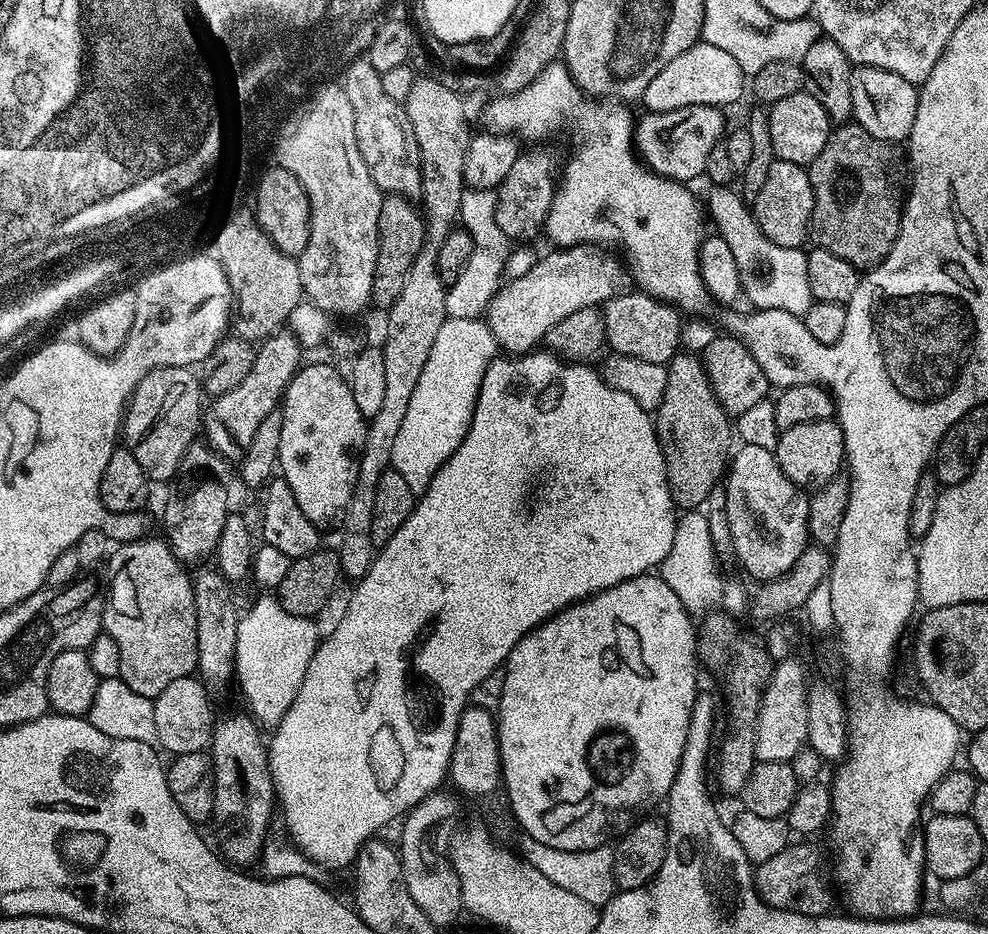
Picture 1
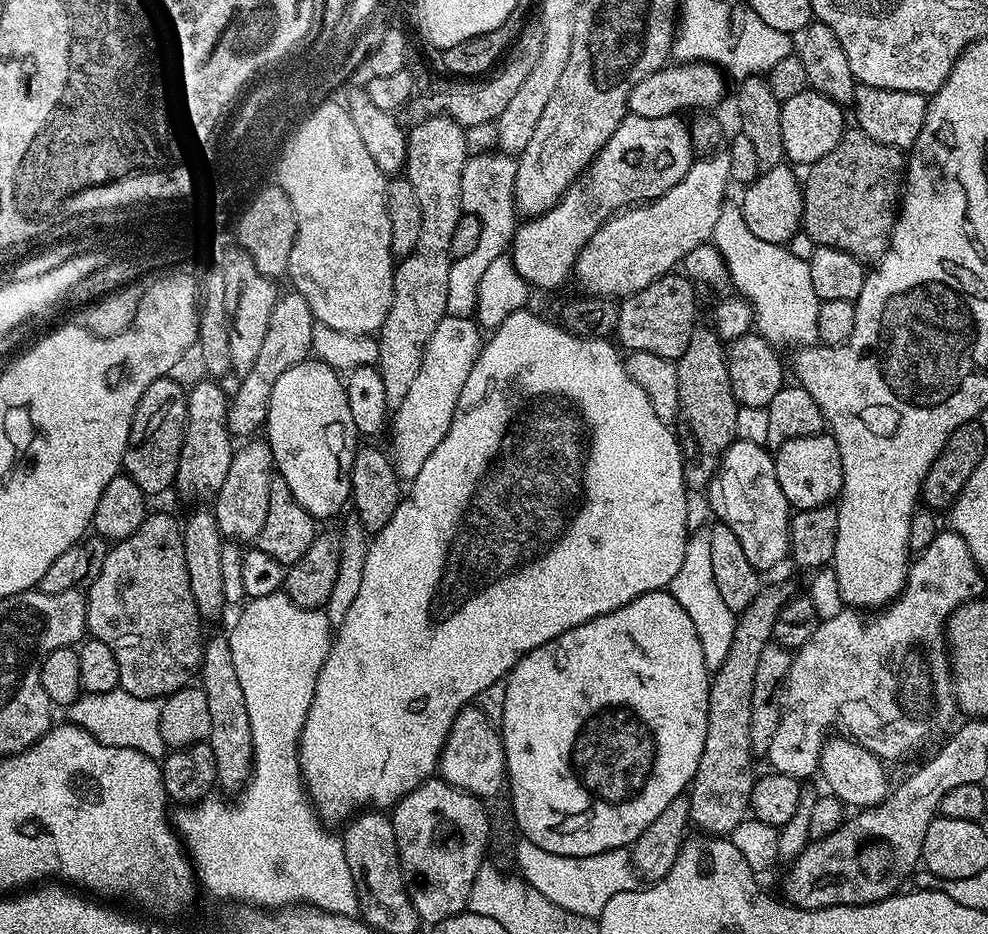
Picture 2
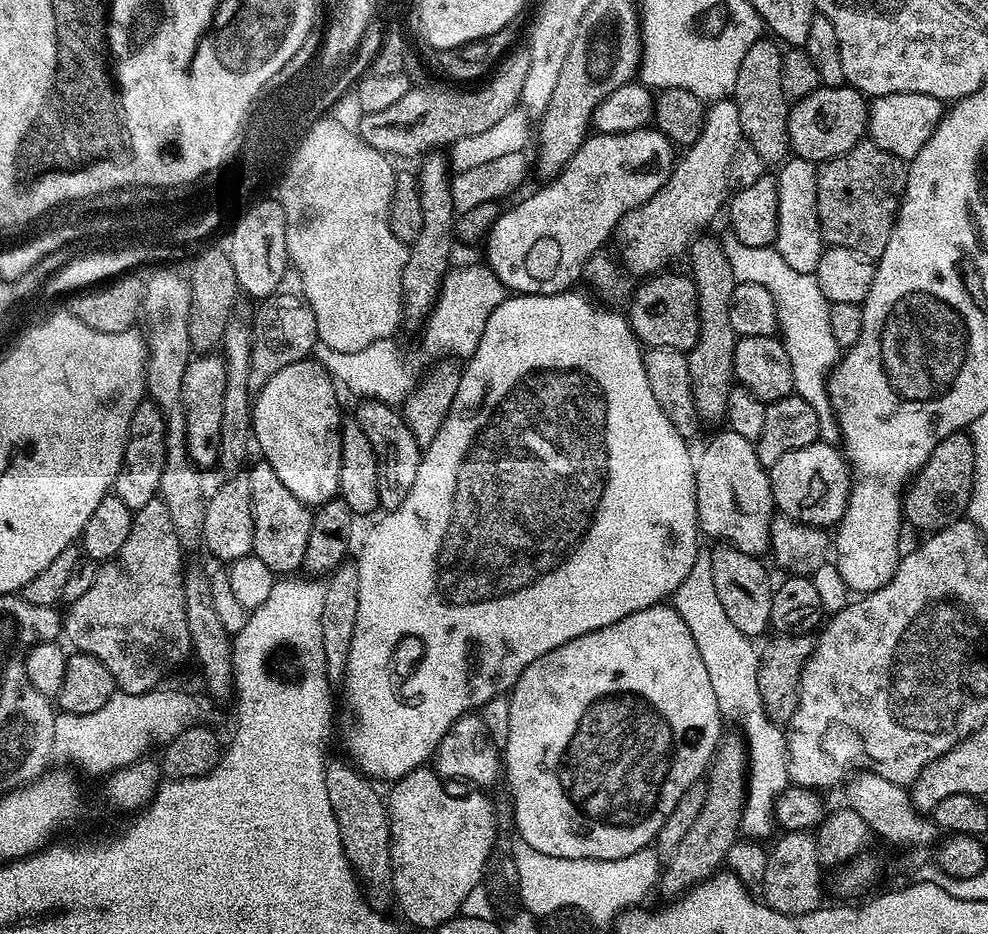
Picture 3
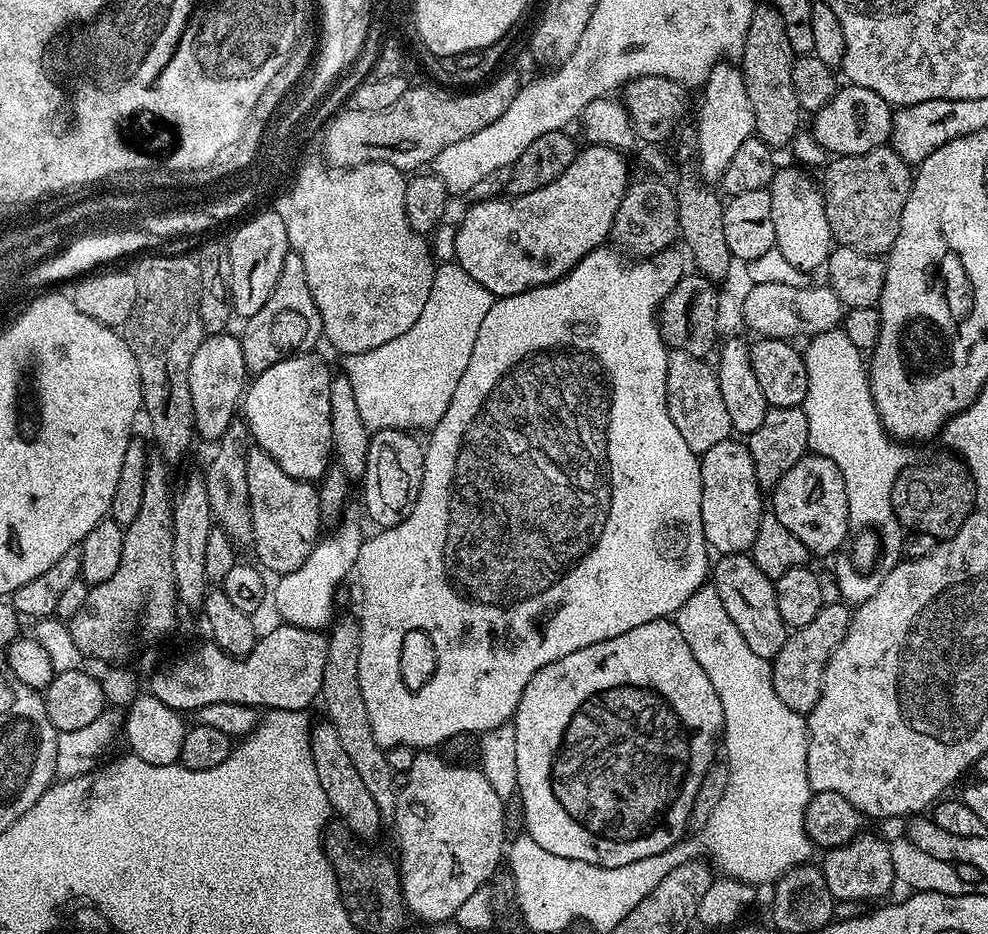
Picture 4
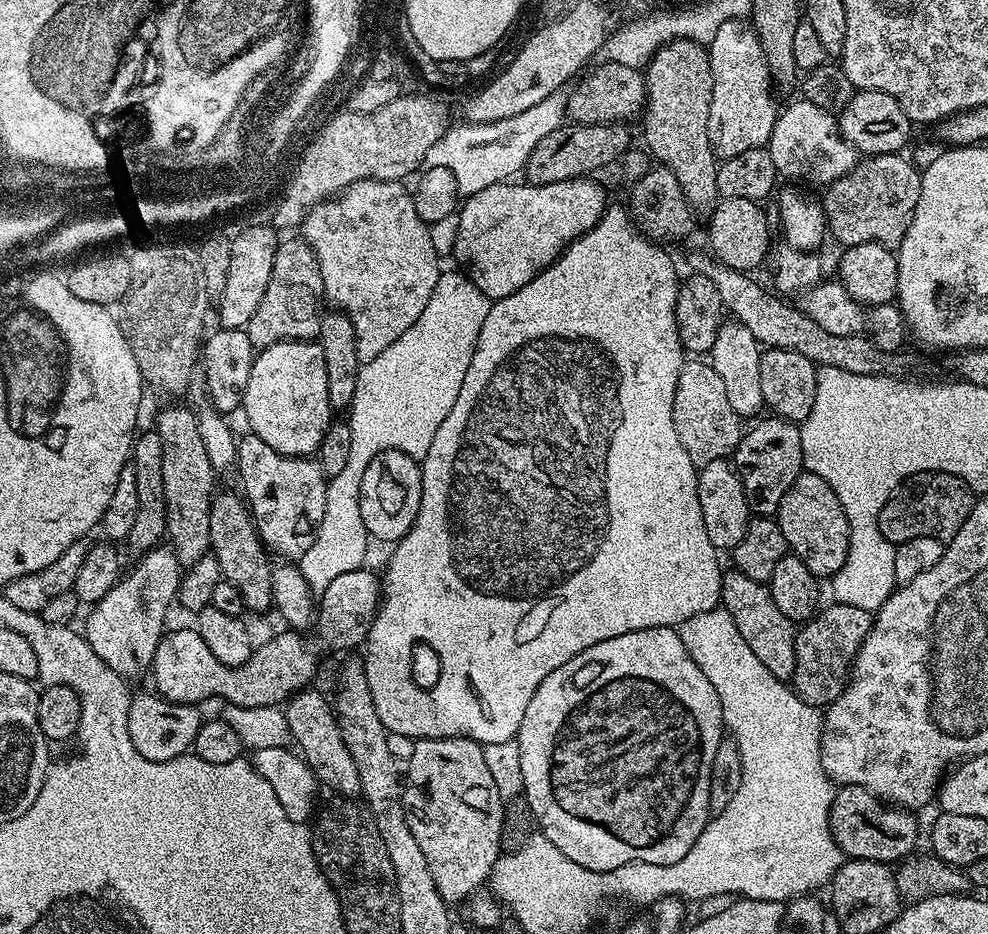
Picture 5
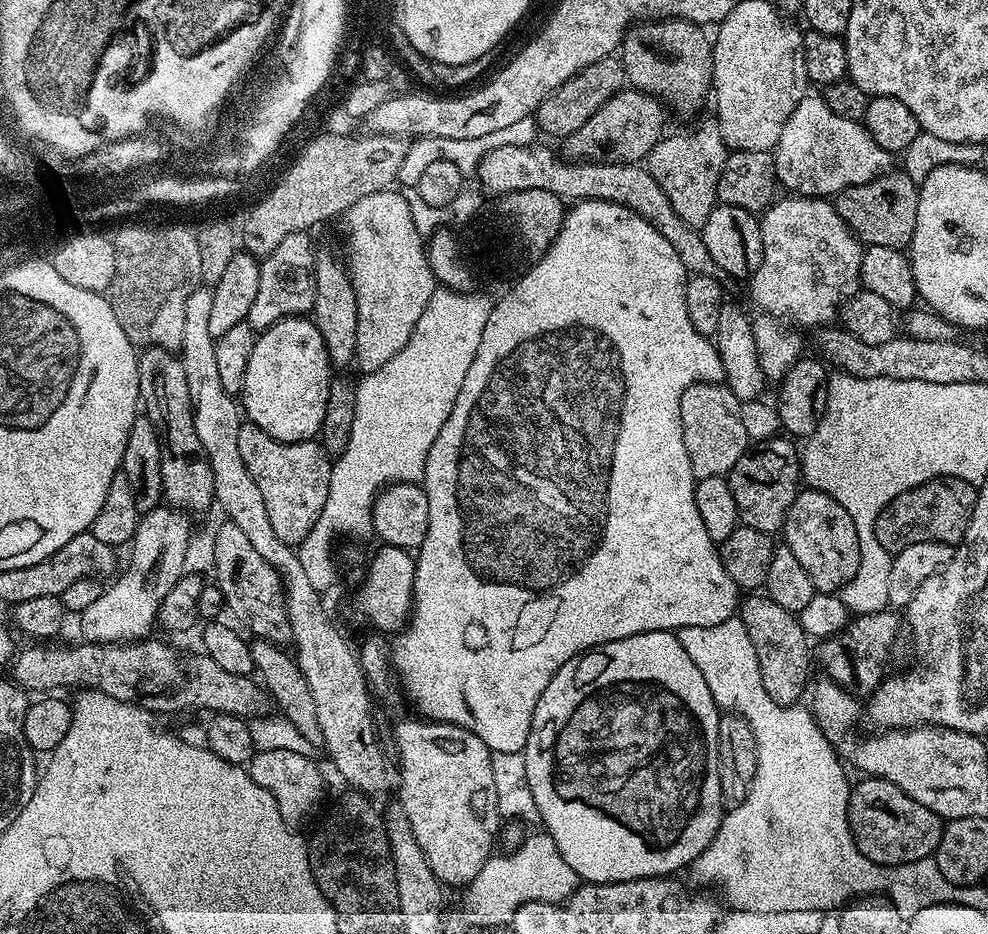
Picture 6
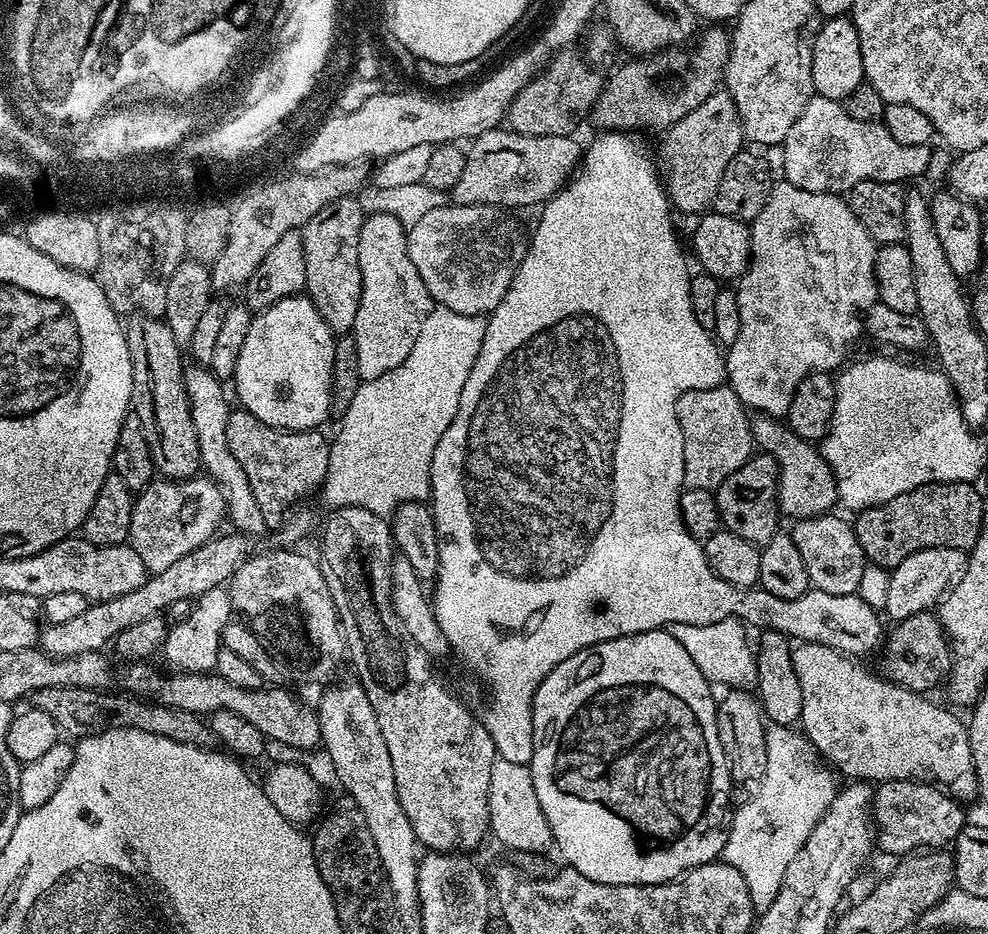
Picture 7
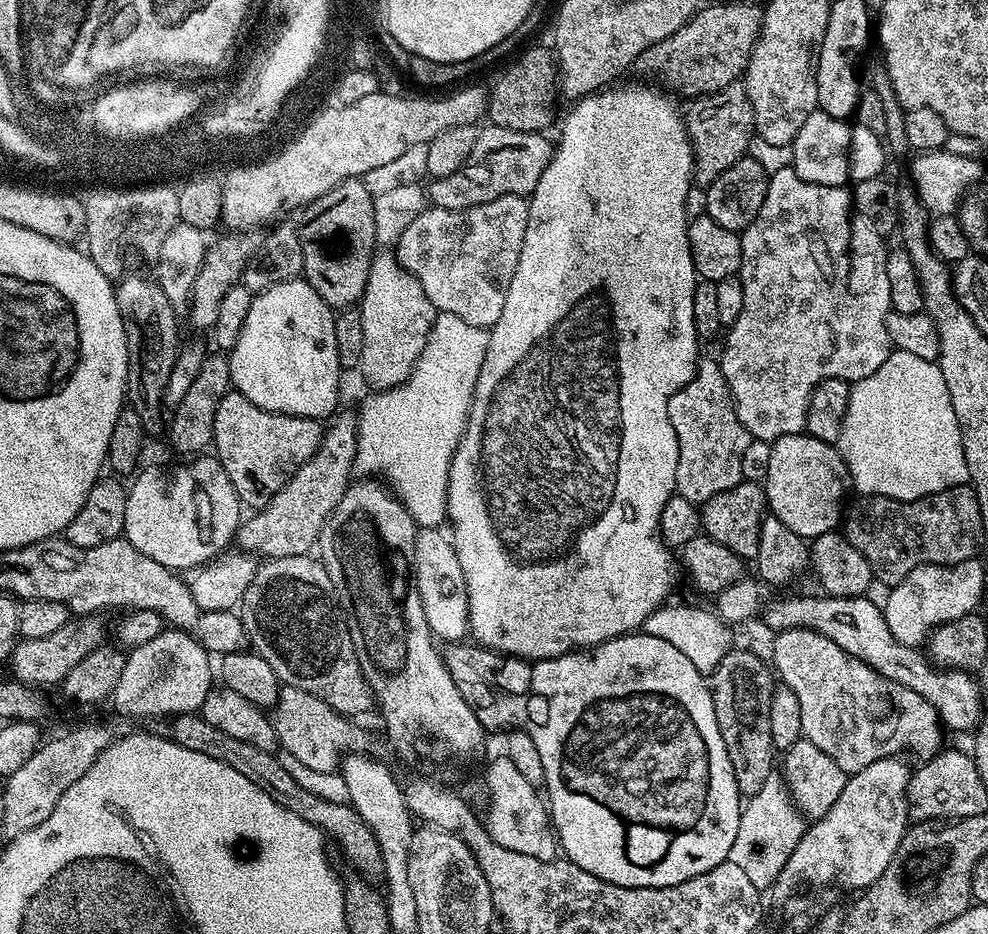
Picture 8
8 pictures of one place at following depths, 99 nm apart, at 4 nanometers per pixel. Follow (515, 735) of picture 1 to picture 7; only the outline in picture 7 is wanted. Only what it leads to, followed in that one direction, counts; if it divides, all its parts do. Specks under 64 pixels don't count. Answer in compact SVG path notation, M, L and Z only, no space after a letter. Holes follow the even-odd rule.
M659 628L643 632L642 634L623 636L622 638L614 638L601 644L595 644L570 658L566 658L566 662L562 662L554 670L550 670L550 674L540 683L532 699L534 754L532 755L530 767L534 778L534 791L538 793L538 803L542 805L542 814L546 814L546 822L550 822L555 851L558 850L564 855L563 863L567 867L578 870L578 874L586 874L586 878L590 878L594 882L602 882L603 884L664 884L667 880L675 880L676 877L690 871L691 868L713 863L723 853L730 827L730 797L734 789L732 787L732 775L728 773L728 763L722 750L722 742L718 738L718 726L716 725L716 705L718 700L715 695L712 697L712 691L714 691L713 685L702 674L702 670L698 670L698 666L694 666L694 658L690 658L690 654L686 654L686 649L682 647L682 642L678 642L678 638L674 638L671 631Z

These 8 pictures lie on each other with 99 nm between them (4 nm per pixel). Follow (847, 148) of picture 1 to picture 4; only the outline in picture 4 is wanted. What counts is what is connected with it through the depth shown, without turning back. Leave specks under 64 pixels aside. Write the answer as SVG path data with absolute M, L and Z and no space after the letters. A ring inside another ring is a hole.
M885 146L866 154L829 159L823 172L826 219L833 241L868 256L883 257L894 246L894 238L898 238L902 210L912 189L913 169L891 147Z

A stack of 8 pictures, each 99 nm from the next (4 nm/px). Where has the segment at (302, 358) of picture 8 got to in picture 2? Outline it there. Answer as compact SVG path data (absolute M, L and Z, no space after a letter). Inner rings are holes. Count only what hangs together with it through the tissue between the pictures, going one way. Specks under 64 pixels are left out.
M309 358L298 362L294 366L290 366L290 370L286 370L279 376L278 382L274 382L274 390L270 390L270 402L268 403L268 416L263 422L263 427L268 428L266 434L266 441L269 444L270 450L273 452L273 462L275 464L275 471L286 482L286 486L290 486L294 498L298 498L298 502L307 512L312 516L313 520L323 522L328 520L331 516L336 516L343 510L344 504L349 503L352 494L352 467L354 466L354 458L358 451L358 433L354 426L354 417L350 415L350 402L346 398L346 390L344 389L345 381L342 379L341 373L337 369L330 367L329 364L324 364L315 358Z

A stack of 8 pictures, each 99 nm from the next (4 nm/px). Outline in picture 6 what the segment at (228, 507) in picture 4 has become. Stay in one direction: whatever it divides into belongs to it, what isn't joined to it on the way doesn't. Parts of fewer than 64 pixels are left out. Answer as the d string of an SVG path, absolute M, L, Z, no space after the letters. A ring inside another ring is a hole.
M224 522L217 530L212 540L212 564L216 567L214 582L222 590L227 611L233 612L253 632L253 637L287 645L292 640L292 627L288 621L284 583L274 566L254 550L253 544L236 524Z

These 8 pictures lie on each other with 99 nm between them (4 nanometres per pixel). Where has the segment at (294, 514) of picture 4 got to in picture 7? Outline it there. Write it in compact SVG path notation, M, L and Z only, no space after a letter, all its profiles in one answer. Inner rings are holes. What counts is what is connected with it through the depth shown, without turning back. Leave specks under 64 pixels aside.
M229 411L227 441L234 458L238 458L242 470L246 470L246 478L250 478L250 490L254 490L254 498L258 498L265 525L283 525L287 512L323 485L330 462L330 440L322 433L320 430L287 432L258 422L249 412Z

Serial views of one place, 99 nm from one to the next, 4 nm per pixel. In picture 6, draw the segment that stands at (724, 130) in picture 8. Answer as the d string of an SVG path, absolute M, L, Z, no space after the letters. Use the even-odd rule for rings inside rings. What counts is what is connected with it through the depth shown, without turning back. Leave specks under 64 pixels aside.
M708 118L697 126L696 132L676 132L665 135L650 150L646 158L649 174L662 186L662 194L670 198L670 206L678 210L678 218L692 228L703 229L706 218L717 206L716 191L722 166L730 154L720 133L720 125L715 119Z

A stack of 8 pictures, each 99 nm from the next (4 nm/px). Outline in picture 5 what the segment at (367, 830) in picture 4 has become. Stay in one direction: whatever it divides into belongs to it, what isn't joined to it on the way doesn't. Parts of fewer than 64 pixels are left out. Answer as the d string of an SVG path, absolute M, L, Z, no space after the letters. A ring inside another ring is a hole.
M309 686L295 692L292 699L283 705L293 745L323 787L325 784L330 791L336 792L332 794L339 794L344 798L359 797L358 766L354 766L354 758L350 758L350 750L346 750L346 742L336 721L333 701L329 697L327 700L322 693L315 692L314 689L315 687Z

